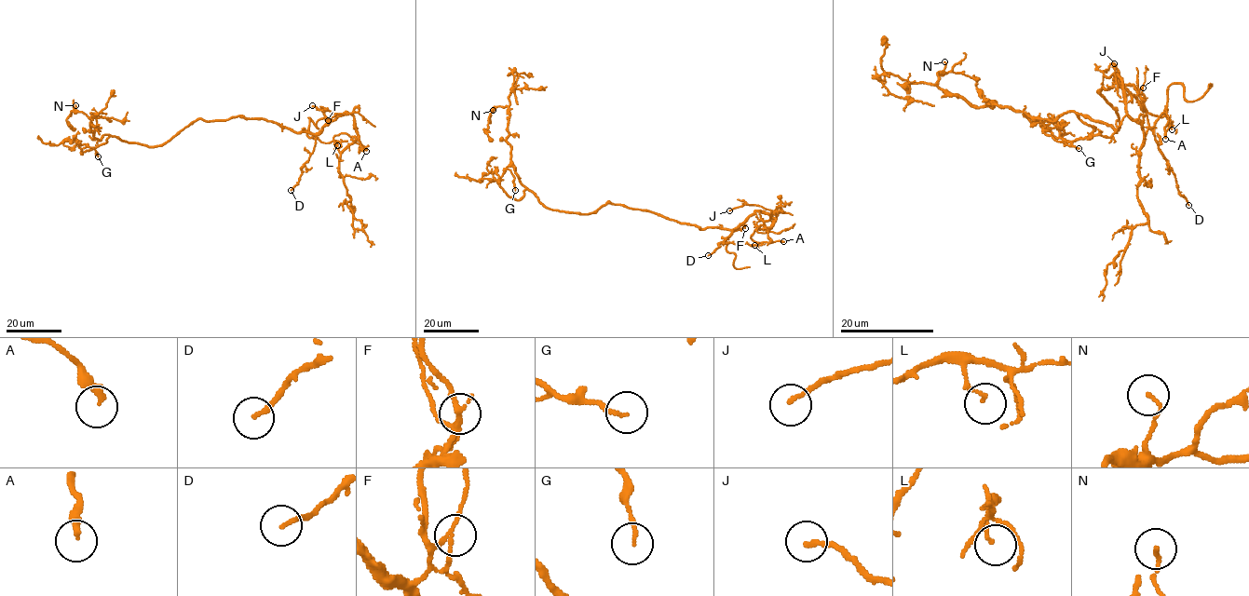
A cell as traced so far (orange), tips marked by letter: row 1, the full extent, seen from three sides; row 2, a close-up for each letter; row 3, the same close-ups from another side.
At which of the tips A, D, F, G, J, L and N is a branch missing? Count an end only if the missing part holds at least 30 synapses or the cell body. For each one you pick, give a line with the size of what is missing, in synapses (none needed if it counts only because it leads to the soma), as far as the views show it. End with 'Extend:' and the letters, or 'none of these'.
Extend: none of these

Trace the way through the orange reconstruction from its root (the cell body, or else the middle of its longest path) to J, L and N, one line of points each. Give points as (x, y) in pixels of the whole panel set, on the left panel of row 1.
J: (225, 119), (261, 118), (296, 132), (318, 133), (338, 116), (359, 111), (334, 114), (312, 105)
L: (225, 119), (237, 116), (267, 119), (337, 145)
N: (225, 119), (196, 119), (166, 142), (146, 146), (108, 135), (99, 141), (89, 130), (91, 120), (75, 105)

